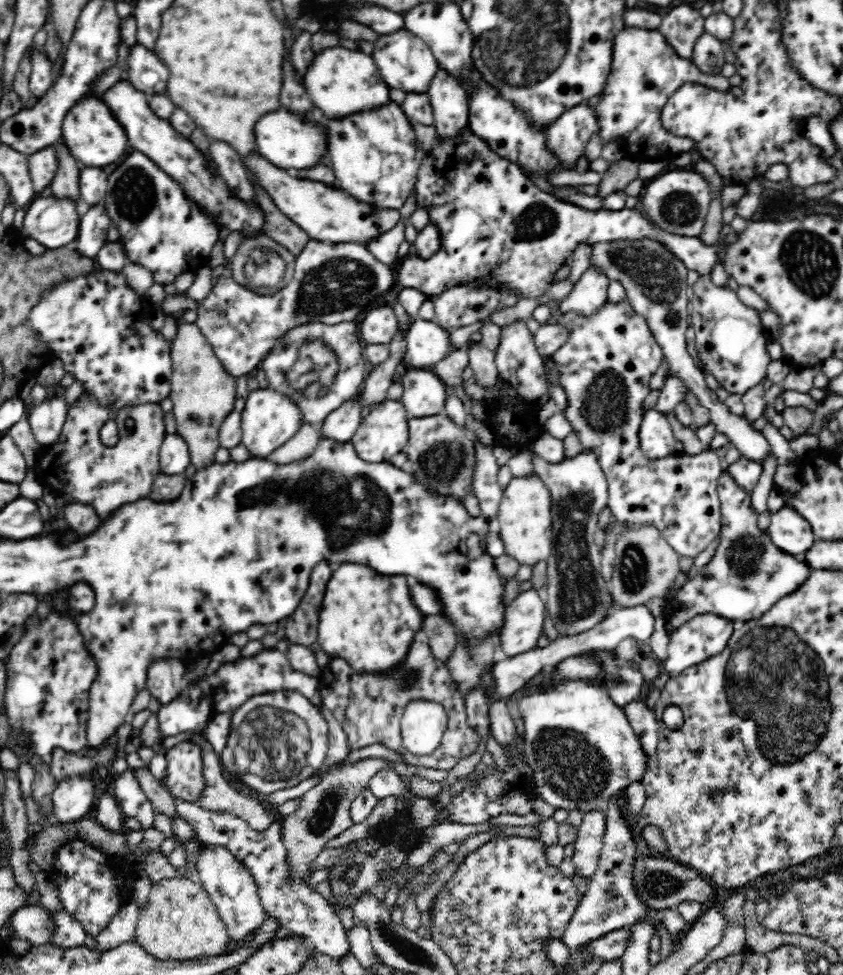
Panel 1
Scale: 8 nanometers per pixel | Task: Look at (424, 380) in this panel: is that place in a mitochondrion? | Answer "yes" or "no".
no

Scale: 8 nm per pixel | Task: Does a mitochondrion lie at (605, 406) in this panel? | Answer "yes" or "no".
yes

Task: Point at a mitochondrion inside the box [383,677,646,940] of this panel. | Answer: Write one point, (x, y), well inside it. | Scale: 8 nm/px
(575, 767)

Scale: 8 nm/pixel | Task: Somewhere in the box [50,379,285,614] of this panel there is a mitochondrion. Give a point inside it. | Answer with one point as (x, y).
(270, 482)

